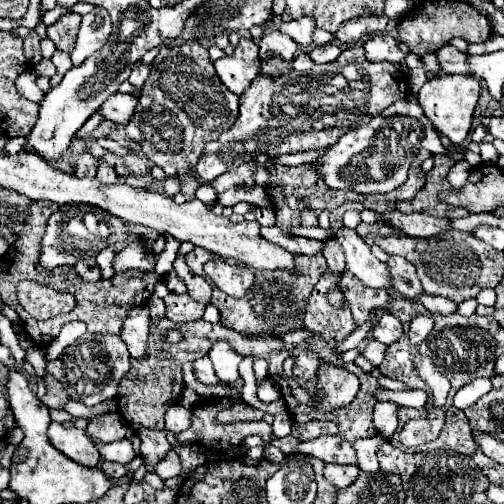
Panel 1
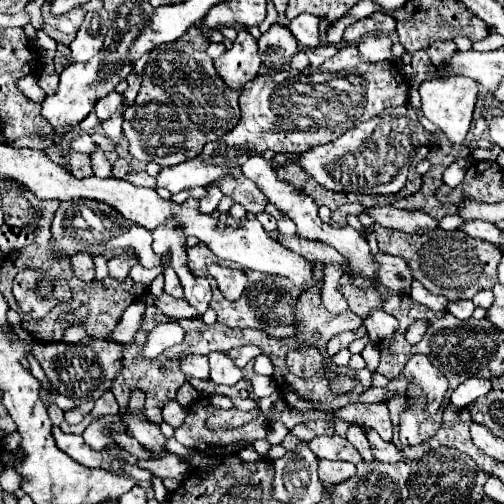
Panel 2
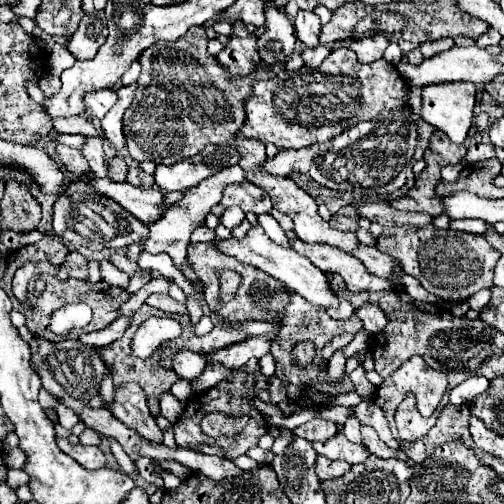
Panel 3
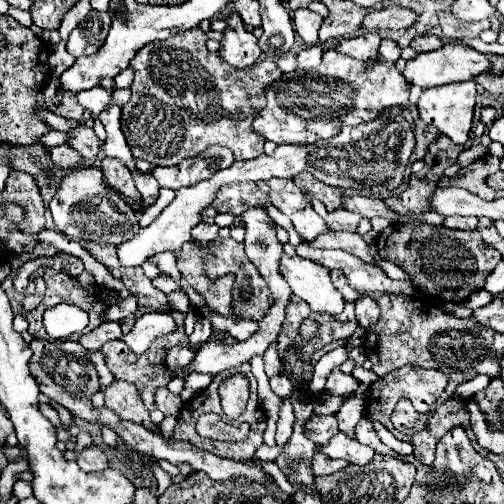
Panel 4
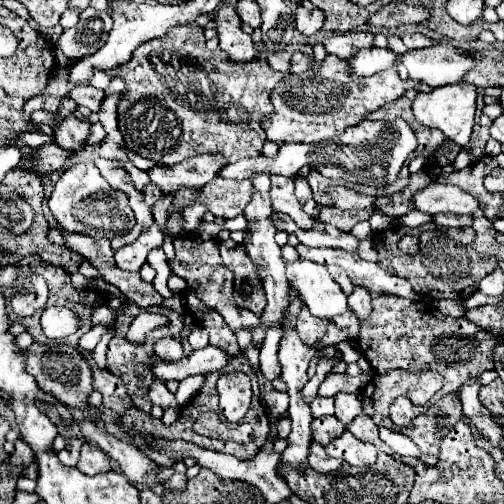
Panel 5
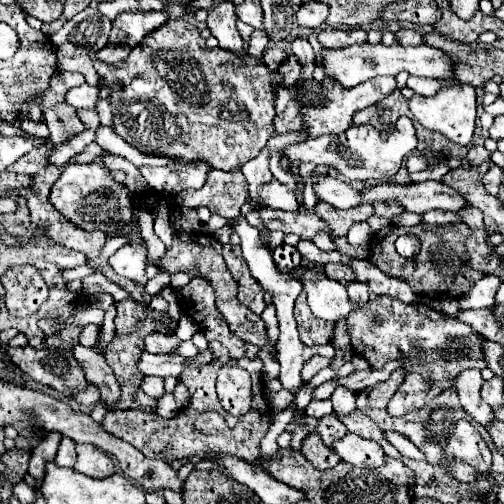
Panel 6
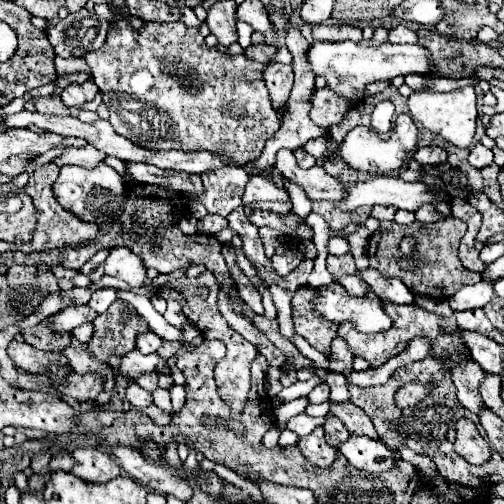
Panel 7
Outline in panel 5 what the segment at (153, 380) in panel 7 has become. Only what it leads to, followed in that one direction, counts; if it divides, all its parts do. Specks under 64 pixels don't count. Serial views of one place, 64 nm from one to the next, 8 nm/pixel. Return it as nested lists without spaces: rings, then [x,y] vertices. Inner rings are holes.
[[[156,378],[156,380],[152,382],[152,388],[148,388],[148,400],[150,400],[152,404],[162,406],[162,408],[166,408],[166,406],[176,406],[174,394],[166,388],[164,380],[160,380],[160,378]]]

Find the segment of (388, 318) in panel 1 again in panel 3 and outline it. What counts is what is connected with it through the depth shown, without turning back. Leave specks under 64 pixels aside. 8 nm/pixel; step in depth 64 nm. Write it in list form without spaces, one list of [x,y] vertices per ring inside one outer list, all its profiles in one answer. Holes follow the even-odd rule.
[[[368,302],[368,304],[360,306],[360,310],[356,310],[356,316],[362,320],[364,330],[368,330],[370,334],[382,332],[384,324],[388,322],[388,318],[386,318],[384,312],[380,310],[380,306],[374,304],[374,302]]]

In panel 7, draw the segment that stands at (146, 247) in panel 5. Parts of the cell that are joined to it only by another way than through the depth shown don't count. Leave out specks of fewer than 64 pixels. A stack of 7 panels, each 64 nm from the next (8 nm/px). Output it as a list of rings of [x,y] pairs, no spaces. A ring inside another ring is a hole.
[[[110,248],[108,258],[104,260],[104,274],[120,278],[130,284],[130,288],[140,288],[146,278],[146,268],[140,258],[128,248]]]

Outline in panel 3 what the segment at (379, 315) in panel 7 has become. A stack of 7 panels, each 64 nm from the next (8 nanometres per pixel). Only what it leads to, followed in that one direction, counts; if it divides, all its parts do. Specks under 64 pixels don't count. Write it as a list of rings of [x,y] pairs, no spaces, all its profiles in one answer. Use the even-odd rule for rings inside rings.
[[[260,226],[252,228],[246,238],[236,240],[236,238],[228,238],[228,240],[218,240],[218,248],[220,252],[238,258],[244,264],[252,264],[264,272],[268,272],[270,276],[278,278],[280,282],[284,282],[292,292],[300,294],[304,300],[308,300],[312,306],[318,308],[330,308],[330,306],[338,306],[338,296],[332,292],[330,284],[328,284],[328,276],[324,272],[320,272],[320,268],[316,268],[308,258],[300,256],[298,252],[294,252],[292,248],[282,248],[278,244],[274,244]]]

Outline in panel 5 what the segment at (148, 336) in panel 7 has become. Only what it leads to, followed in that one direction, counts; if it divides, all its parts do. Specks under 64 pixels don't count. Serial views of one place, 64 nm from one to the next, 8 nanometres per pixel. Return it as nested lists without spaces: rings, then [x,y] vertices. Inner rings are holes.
[[[160,338],[154,344],[154,354],[164,360],[170,360],[170,362],[184,358],[184,350],[182,350],[182,344],[178,338]]]

